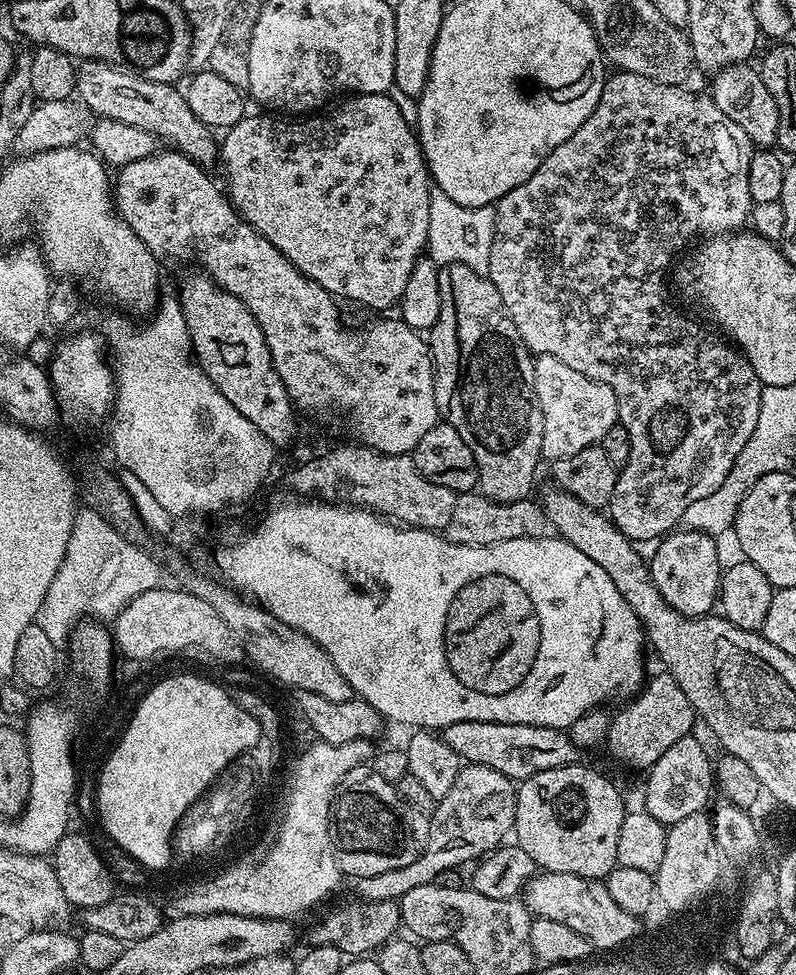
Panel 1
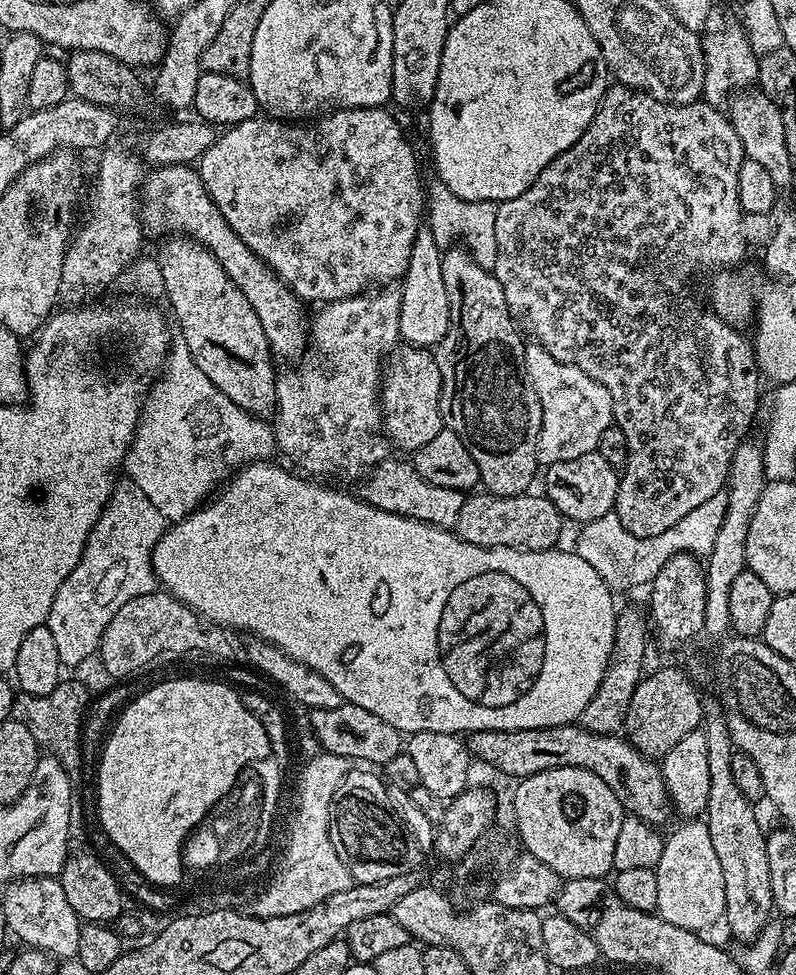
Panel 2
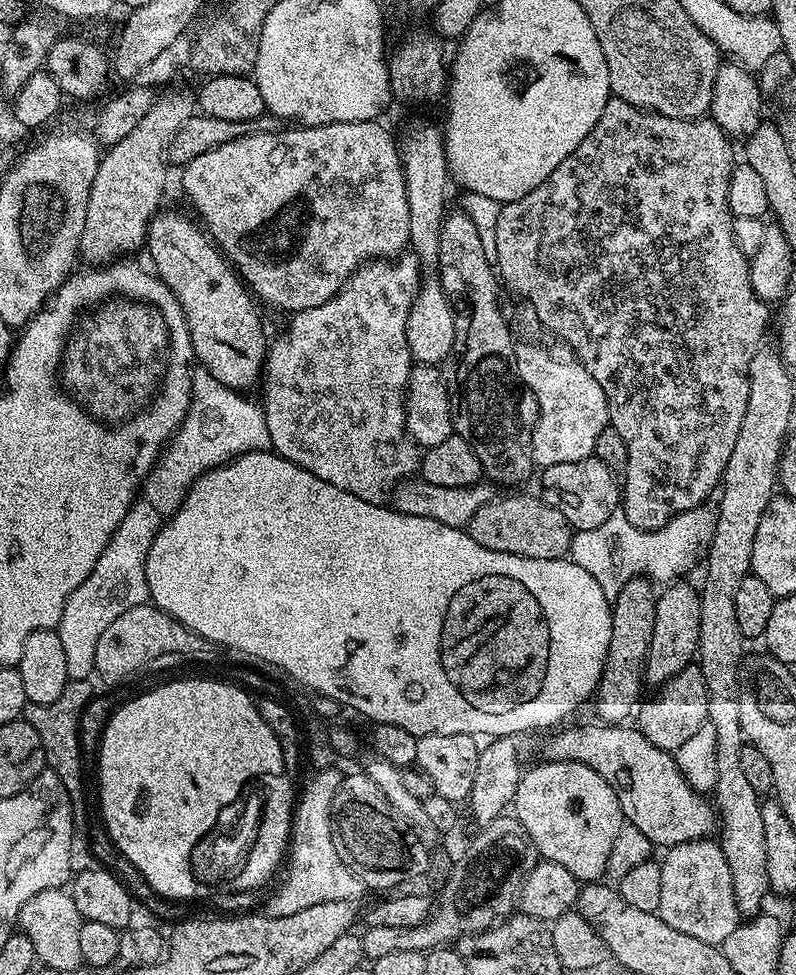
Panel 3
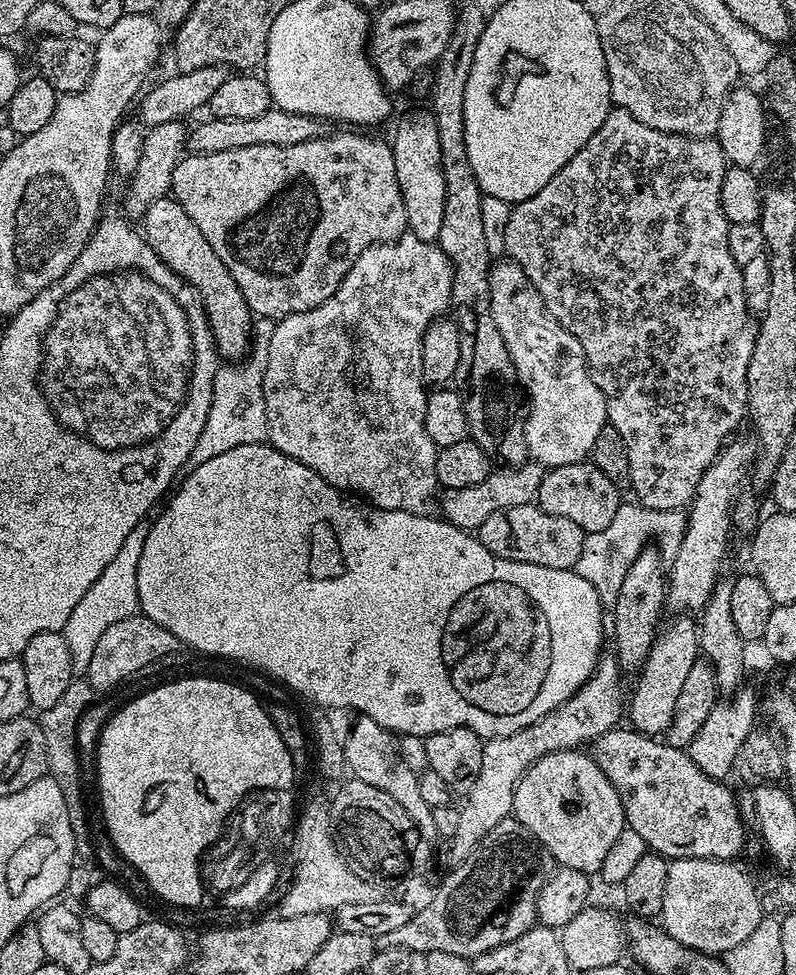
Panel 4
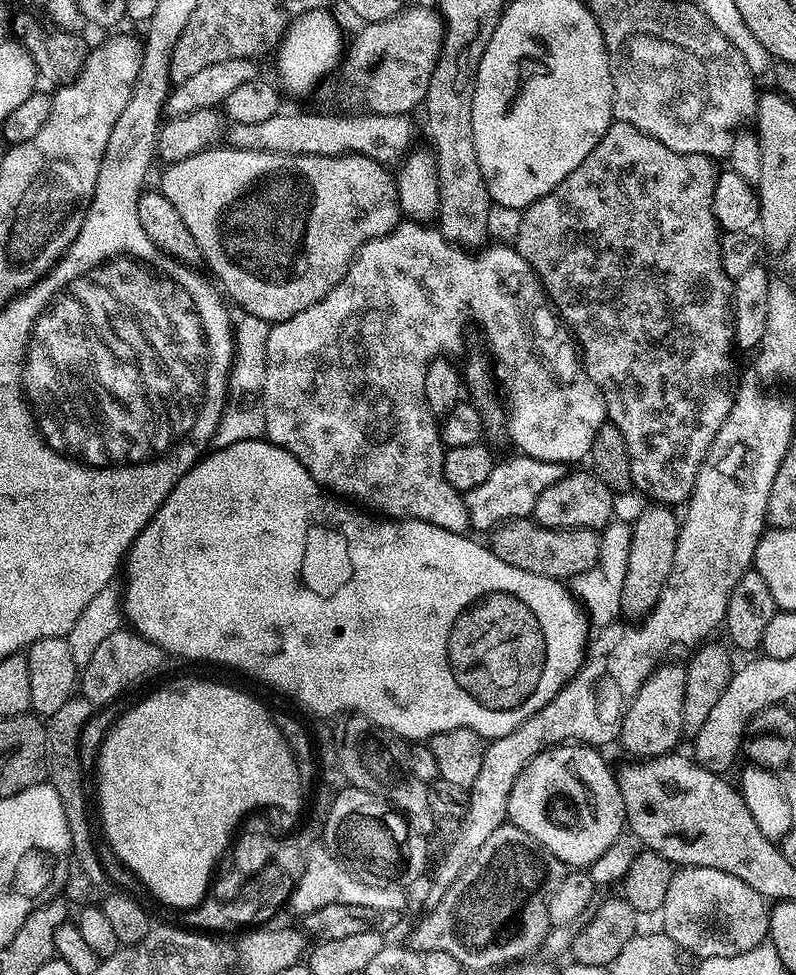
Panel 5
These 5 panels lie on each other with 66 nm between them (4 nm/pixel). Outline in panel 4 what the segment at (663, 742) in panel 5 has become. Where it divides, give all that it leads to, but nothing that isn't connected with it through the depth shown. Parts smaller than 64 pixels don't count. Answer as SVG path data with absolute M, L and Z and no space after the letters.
M680 614L676 621L665 627L656 637L643 667L639 669L640 677L636 680L636 689L630 692L630 712L632 708L631 727L646 736L659 737L672 724L672 715L676 707L681 707L683 687L688 683L686 678L696 660L701 659L700 634L698 624L691 615Z

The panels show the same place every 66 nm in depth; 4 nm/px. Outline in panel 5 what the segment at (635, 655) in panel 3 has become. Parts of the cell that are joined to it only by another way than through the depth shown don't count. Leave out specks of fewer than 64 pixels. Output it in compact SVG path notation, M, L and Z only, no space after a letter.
M648 506L632 524L630 552L627 554L626 575L622 582L621 615L630 622L649 616L666 586L670 566L674 566L674 550L680 526L678 516L668 506Z

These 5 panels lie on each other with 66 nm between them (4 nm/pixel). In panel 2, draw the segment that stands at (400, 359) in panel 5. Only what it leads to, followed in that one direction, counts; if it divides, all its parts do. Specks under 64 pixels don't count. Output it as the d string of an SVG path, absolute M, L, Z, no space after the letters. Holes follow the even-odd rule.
M380 286L375 290L362 292L358 296L351 296L345 300L334 300L323 305L324 308L317 314L310 324L310 347L305 351L302 359L289 372L281 371L276 378L276 410L274 413L274 431L276 433L276 446L282 453L285 452L297 469L305 473L314 472L315 477L336 476L341 472L344 476L360 476L376 467L383 460L389 459L390 441L382 434L382 405L380 403L380 389L382 387L382 365L386 357L397 347L401 339L399 330L399 302L401 289L396 286ZM537 342L529 343L524 349L524 374L534 386L542 410L537 450L539 463L547 466L595 452L602 433L614 423L608 388L578 366L555 360Z

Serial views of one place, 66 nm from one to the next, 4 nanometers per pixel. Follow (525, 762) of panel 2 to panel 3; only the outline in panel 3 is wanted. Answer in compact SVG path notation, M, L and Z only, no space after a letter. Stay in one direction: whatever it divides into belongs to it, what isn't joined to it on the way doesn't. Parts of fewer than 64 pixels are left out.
M595 723L580 724L577 728L561 727L559 731L552 734L557 736L552 736L545 742L543 759L550 764L582 762L582 766L590 766L590 770L602 774L602 778L606 778L610 790L614 790L618 798L625 821L638 826L638 830L646 834L646 838L653 846L660 847L661 844L661 849L667 850L680 843L690 843L692 840L711 837L717 831L718 813L713 801L707 795L696 792L690 786L690 782L686 782L682 770L678 770L673 753L664 752L658 746L652 745L640 732L639 727L628 728L629 726L624 724Z

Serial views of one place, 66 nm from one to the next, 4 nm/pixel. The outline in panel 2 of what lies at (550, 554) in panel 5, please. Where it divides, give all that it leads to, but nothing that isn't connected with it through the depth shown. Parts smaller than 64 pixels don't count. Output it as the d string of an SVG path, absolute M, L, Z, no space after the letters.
M489 494L469 495L465 499L461 513L458 514L458 522L454 531L461 540L470 542L479 548L525 548L531 552L545 552L548 548L557 547L561 543L559 541L560 523L562 523L560 511L549 502L547 496L543 494L532 495L510 497L498 497Z

